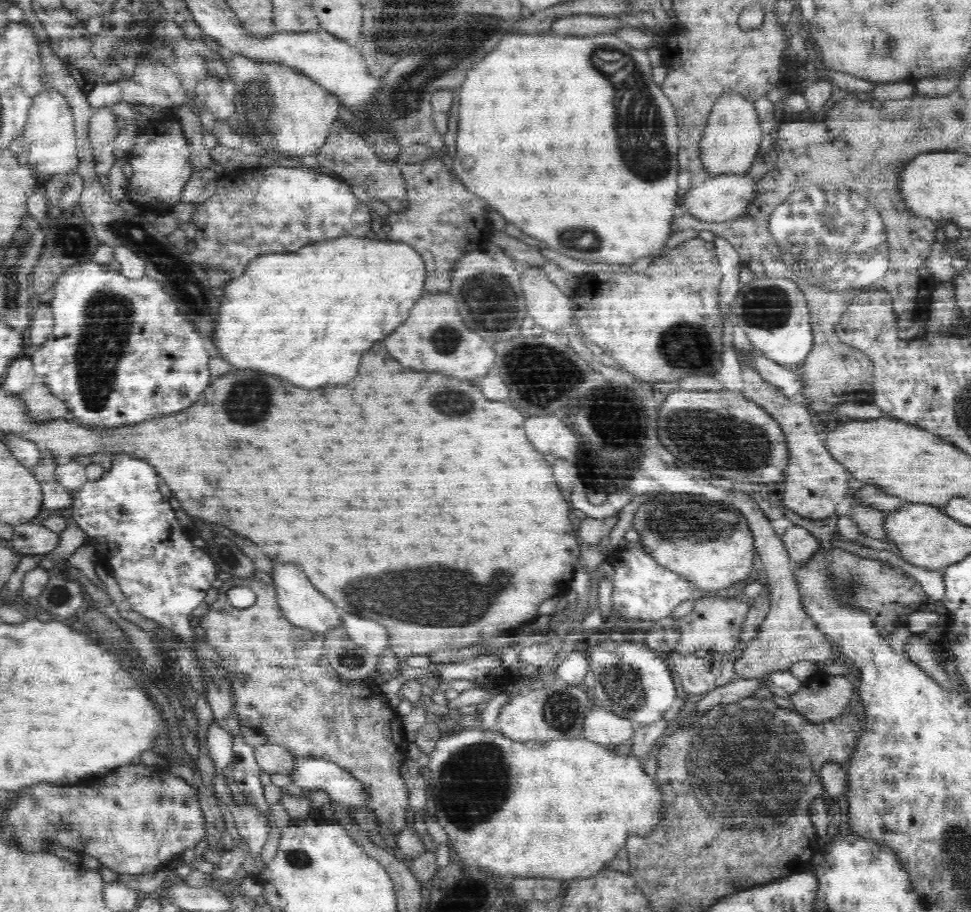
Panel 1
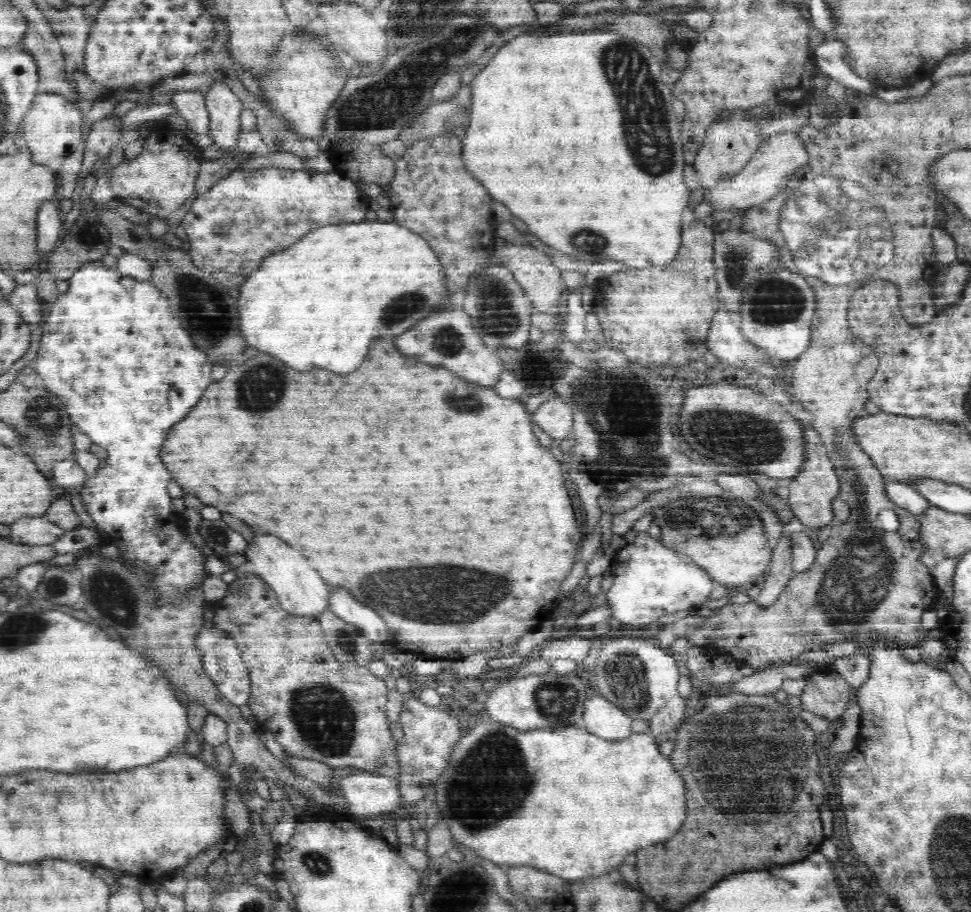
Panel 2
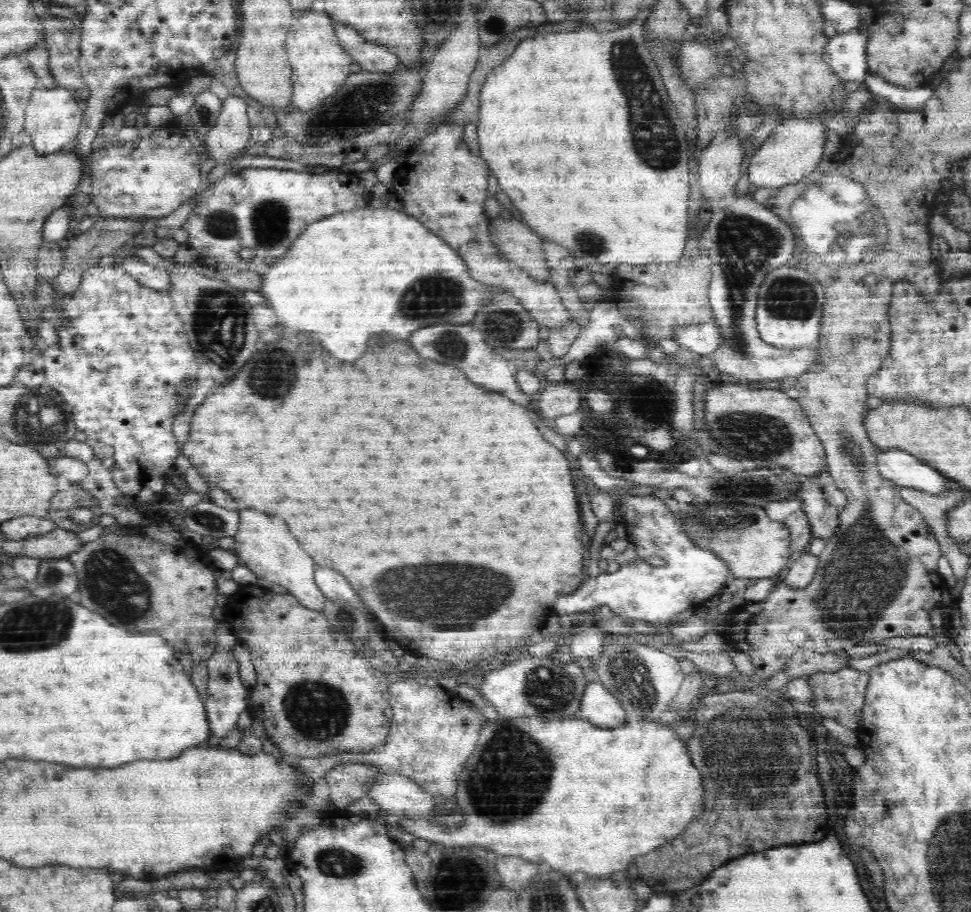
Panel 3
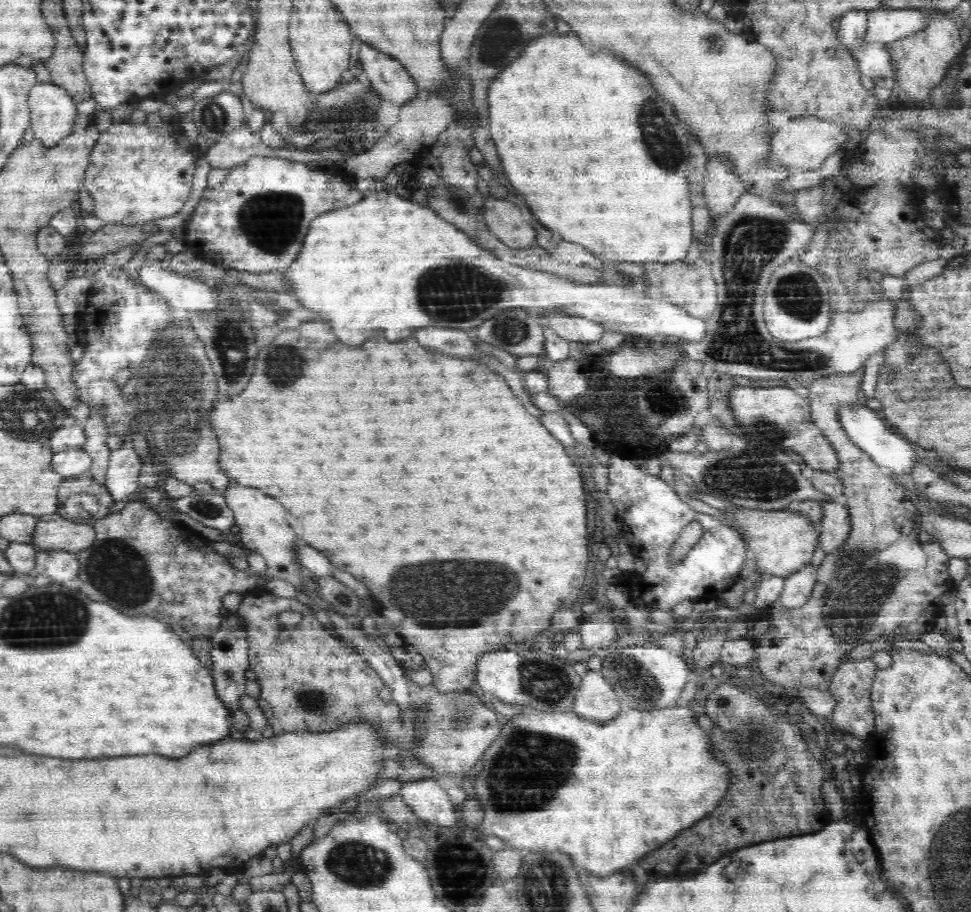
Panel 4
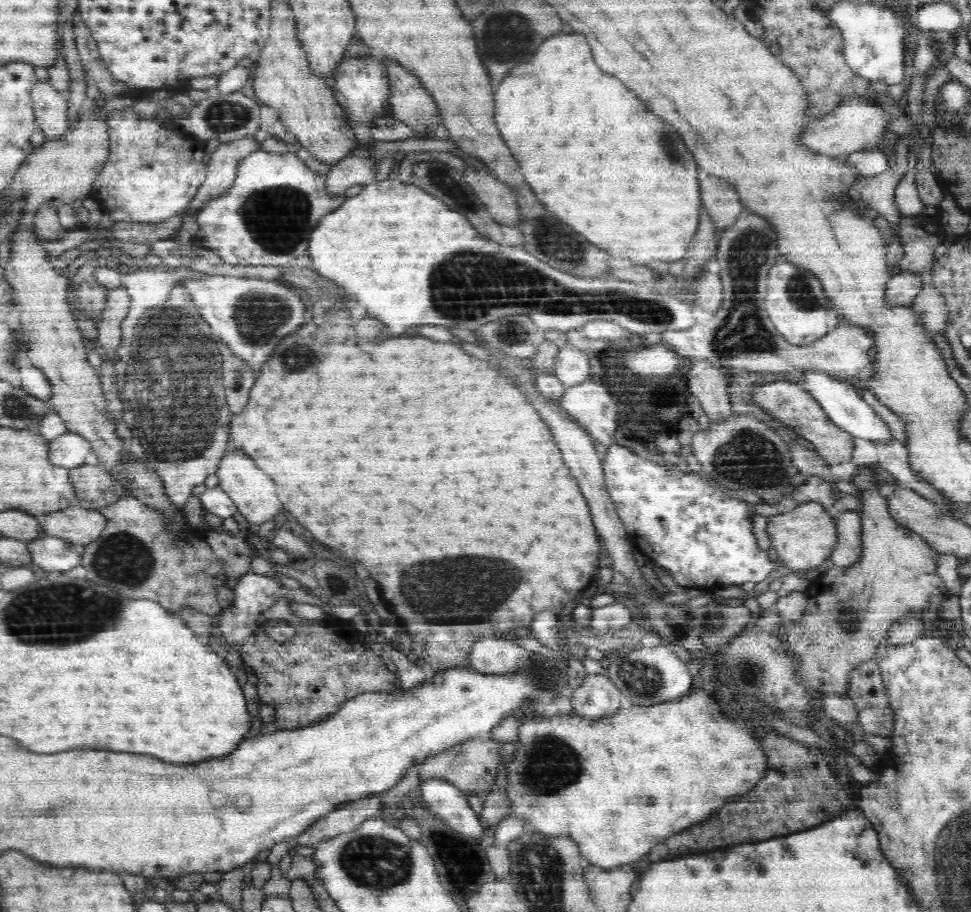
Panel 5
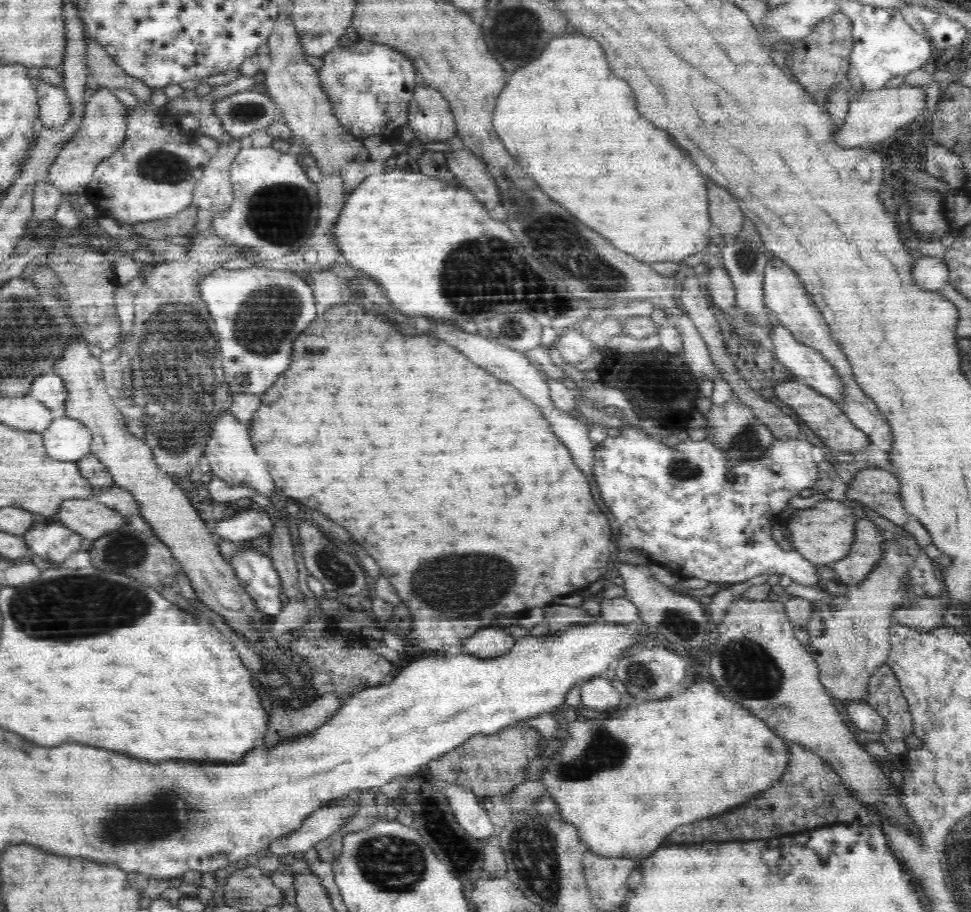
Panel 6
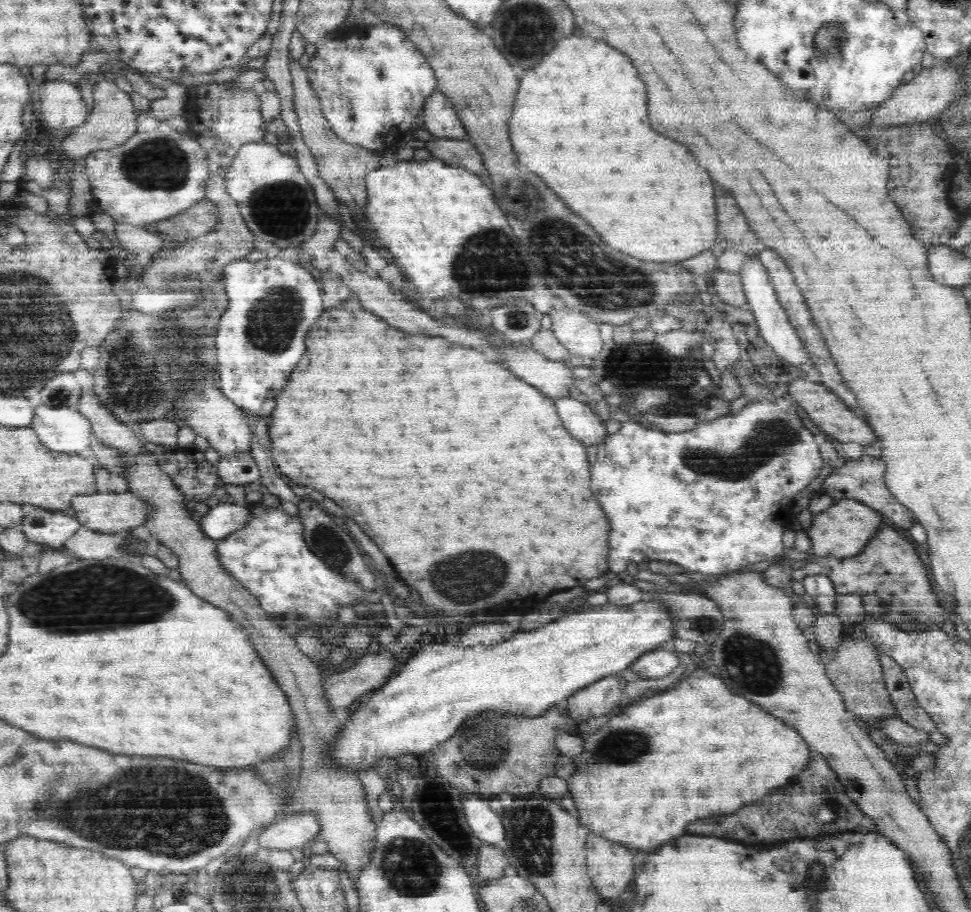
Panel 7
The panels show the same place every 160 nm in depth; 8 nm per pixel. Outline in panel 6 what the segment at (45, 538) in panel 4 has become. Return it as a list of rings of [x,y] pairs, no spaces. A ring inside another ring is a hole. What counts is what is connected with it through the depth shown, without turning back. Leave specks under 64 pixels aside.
[[[94,498],[64,501],[55,516],[57,522],[88,540],[98,540],[125,525],[121,514]]]

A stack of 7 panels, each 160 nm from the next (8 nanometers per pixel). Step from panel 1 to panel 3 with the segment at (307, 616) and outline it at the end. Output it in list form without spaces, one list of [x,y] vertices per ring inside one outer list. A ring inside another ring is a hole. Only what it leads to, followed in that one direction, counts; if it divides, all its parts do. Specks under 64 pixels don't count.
[[[256,510],[240,512],[240,526],[237,527],[232,551],[242,565],[248,566],[257,577],[266,578],[284,586],[288,592],[310,610],[323,612],[328,609],[327,598],[314,582],[314,562],[300,548],[296,538],[288,532],[280,518],[270,518]]]

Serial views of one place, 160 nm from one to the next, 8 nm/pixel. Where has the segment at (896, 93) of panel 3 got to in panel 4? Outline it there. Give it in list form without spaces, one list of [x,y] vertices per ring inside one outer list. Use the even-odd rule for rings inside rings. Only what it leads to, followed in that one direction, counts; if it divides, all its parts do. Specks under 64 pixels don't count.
[[[867,10],[845,11],[836,25],[837,38],[857,62],[861,74],[872,78],[875,86],[894,90],[895,78],[891,53],[884,42],[866,41]]]

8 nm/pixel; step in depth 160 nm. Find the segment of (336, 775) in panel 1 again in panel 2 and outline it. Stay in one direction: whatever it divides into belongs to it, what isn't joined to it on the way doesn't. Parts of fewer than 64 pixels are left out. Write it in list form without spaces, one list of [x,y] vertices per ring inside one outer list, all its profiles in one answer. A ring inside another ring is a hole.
[[[355,770],[339,780],[349,813],[356,819],[396,813],[403,809],[399,783],[393,778]]]

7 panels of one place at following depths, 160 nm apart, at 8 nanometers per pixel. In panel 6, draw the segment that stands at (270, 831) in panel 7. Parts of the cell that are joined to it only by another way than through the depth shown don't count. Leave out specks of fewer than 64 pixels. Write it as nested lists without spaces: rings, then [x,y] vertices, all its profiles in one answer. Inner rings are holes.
[[[352,800],[351,804],[342,802],[340,805],[330,804],[322,807],[306,818],[299,830],[274,840],[268,848],[276,857],[297,852],[306,853],[315,848],[320,841],[334,834],[350,812],[352,812],[352,818],[357,814],[355,800]]]

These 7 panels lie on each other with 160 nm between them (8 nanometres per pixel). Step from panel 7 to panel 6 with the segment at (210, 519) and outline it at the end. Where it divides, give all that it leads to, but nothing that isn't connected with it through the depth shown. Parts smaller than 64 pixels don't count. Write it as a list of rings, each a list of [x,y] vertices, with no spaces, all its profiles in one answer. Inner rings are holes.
[[[250,507],[211,525],[214,536],[240,544],[254,538],[264,538],[274,532],[272,519],[264,510]]]

